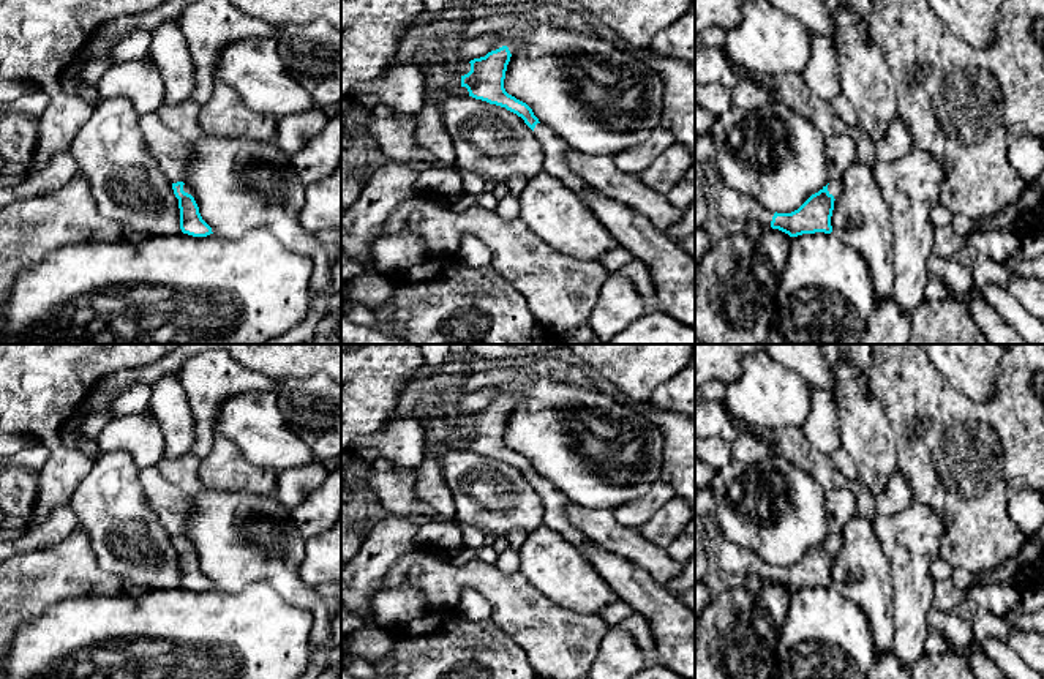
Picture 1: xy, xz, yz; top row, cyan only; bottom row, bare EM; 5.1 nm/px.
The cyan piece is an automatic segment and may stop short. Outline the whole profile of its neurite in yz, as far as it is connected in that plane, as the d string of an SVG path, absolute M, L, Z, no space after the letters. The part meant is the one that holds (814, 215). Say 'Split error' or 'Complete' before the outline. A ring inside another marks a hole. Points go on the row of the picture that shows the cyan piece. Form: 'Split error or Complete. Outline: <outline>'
Split error. Outline: M840 180L829 182L818 193L812 194L798 210L791 213L774 213L771 227L779 229L790 237L802 234L824 232L831 234L831 216L834 201L842 194Z

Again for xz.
Split error. Outline: M502 46L485 57L471 60L471 71L461 76L461 87L466 87L472 98L505 107L521 117L543 145L545 169L551 171L576 194L586 193L589 189L588 183L567 166L569 144L545 123L540 123L526 103L505 92L504 79L510 57L509 47Z

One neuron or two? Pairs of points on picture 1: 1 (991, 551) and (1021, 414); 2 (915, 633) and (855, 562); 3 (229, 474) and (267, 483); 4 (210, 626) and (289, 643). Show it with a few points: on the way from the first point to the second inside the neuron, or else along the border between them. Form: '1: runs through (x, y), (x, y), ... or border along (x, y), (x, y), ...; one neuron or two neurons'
1: runs through (991, 517), (992, 472), (1017, 449); one neuron
2: border along (891, 569), (894, 643); two neurons
3: runs through (239, 474), (258, 480); one neuron
4: runs through (229, 640), (239, 643), (270, 643); one neuron

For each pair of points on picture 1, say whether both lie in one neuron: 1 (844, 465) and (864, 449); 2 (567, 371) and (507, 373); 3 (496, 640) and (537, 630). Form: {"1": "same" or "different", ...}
{"1": "different", "2": "same", "3": "different"}

